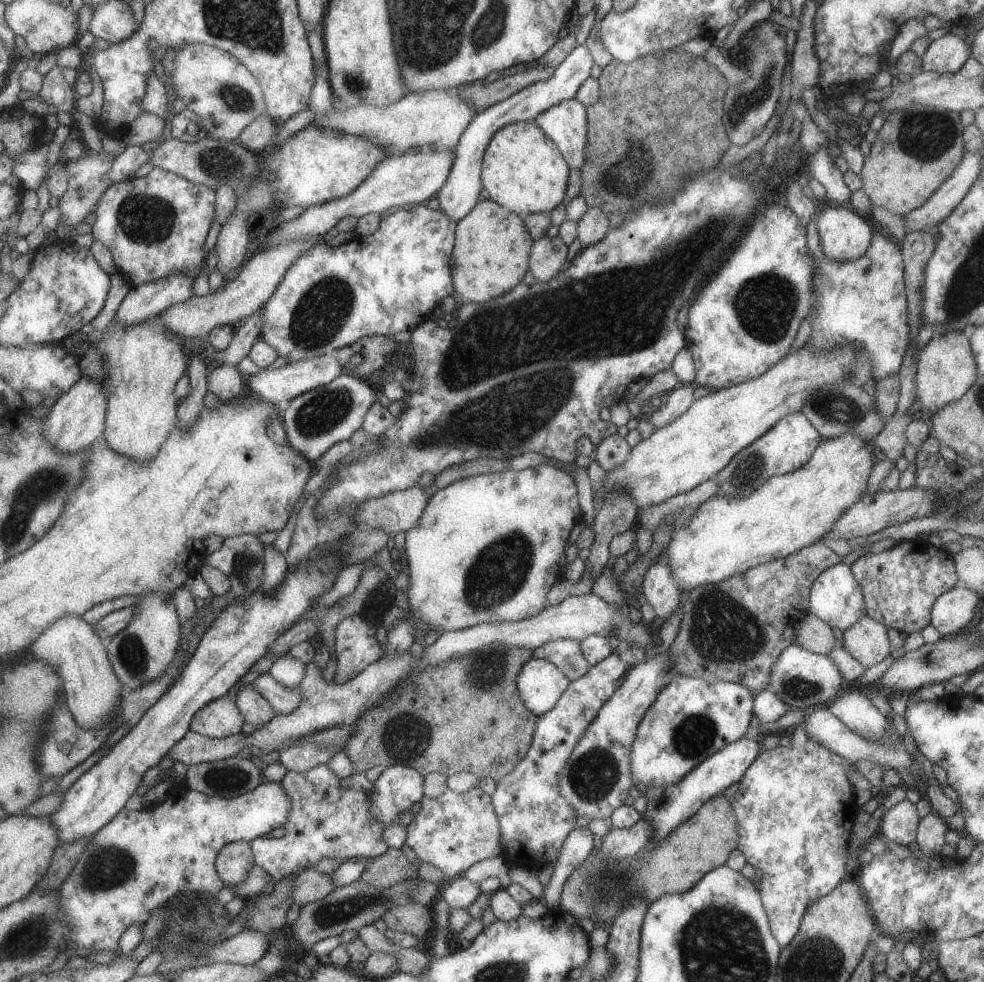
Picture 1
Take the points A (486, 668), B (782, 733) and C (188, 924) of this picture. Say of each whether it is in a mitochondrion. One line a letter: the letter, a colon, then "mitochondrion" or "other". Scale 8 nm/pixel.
A: mitochondrion
B: other
C: mitochondrion

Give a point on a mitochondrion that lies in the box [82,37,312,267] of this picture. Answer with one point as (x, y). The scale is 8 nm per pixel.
(147, 220)

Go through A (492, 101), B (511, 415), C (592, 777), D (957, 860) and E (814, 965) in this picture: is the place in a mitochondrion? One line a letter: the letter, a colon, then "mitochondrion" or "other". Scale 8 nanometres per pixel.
A: other
B: mitochondrion
C: mitochondrion
D: other
E: mitochondrion

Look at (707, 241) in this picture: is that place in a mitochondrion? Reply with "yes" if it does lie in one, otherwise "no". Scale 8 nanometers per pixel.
yes

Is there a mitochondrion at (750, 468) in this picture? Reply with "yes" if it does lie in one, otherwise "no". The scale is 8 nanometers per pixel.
yes

